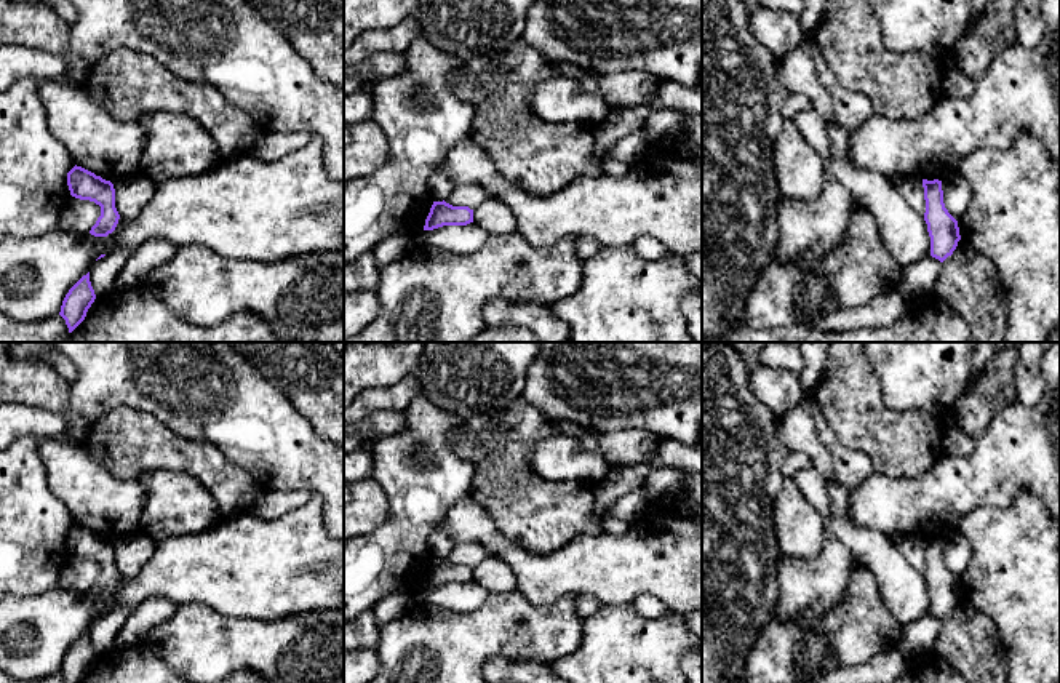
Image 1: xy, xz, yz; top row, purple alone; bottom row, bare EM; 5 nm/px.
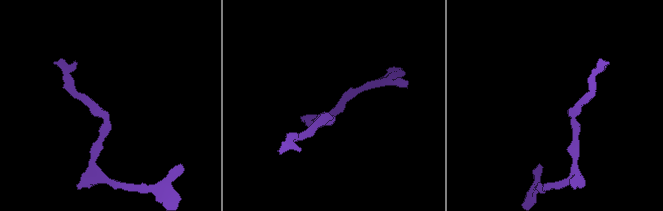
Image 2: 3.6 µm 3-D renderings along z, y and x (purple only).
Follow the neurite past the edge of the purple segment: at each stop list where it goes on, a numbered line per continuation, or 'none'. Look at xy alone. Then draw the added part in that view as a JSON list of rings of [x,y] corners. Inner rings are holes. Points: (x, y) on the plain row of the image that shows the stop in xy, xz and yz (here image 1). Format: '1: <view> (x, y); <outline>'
none

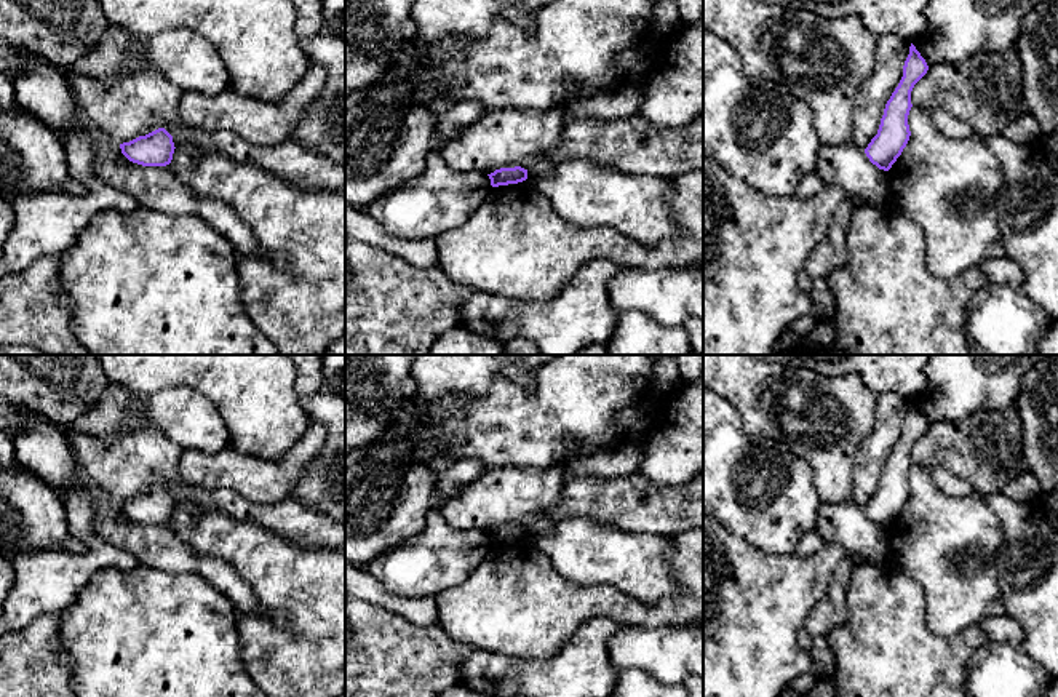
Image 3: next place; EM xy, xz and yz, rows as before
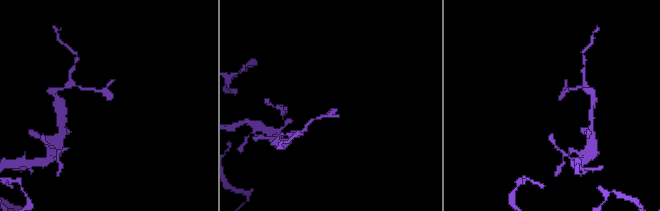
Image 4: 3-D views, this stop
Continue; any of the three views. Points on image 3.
none

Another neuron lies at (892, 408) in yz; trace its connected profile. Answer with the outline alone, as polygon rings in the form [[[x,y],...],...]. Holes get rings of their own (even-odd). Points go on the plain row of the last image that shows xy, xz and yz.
[[[898,393],[877,396],[876,424],[860,444],[853,465],[852,499],[863,508],[877,492],[885,462],[903,435],[909,404],[911,401]]]

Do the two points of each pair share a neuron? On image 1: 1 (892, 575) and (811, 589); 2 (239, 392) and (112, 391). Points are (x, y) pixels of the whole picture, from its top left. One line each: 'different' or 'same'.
1: different
2: same

